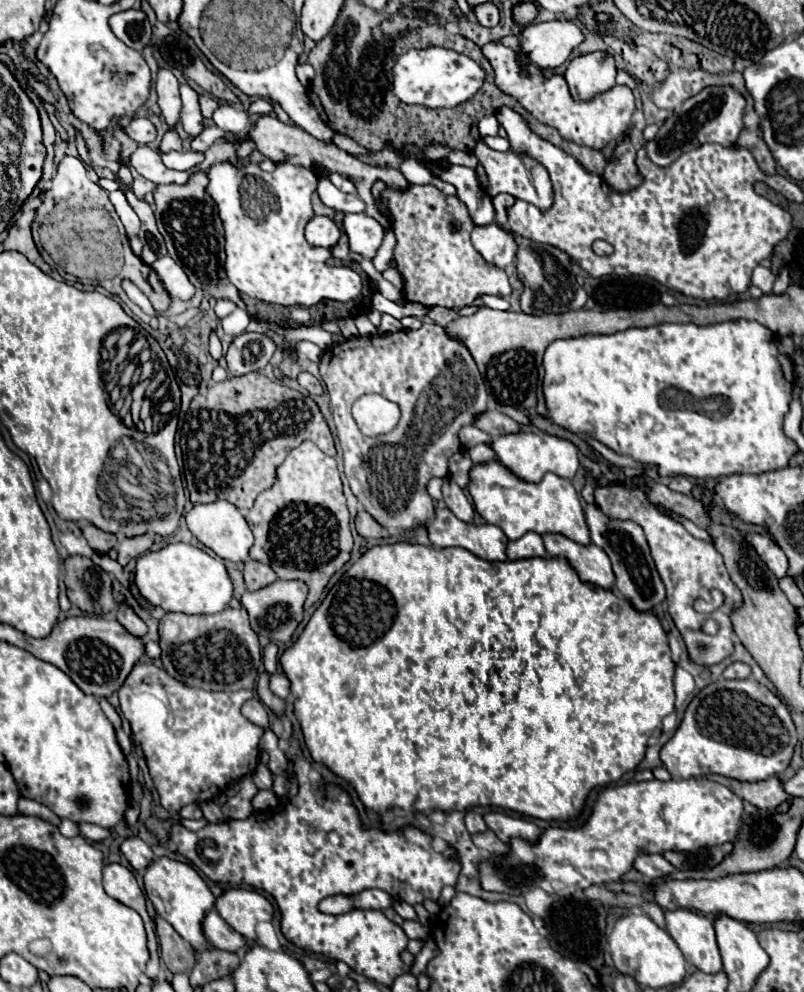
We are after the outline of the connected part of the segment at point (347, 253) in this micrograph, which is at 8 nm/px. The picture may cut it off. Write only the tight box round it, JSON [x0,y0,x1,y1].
[332,233,362,263]

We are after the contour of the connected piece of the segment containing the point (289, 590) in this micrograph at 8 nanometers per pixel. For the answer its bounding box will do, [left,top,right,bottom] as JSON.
[242,581,308,641]

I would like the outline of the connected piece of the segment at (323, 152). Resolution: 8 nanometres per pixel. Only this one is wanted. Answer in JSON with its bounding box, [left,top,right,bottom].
[246,115,410,229]

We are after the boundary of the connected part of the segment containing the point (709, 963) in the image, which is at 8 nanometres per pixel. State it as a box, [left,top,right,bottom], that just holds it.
[666,909,722,973]

